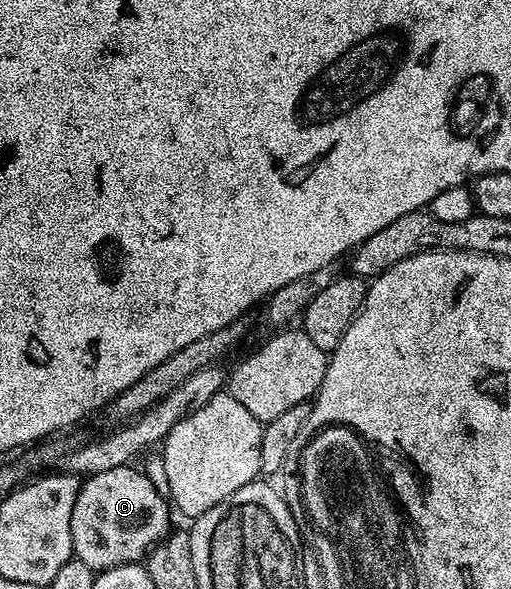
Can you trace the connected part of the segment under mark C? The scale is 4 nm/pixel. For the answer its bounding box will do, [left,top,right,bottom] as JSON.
[71,465,170,573]

